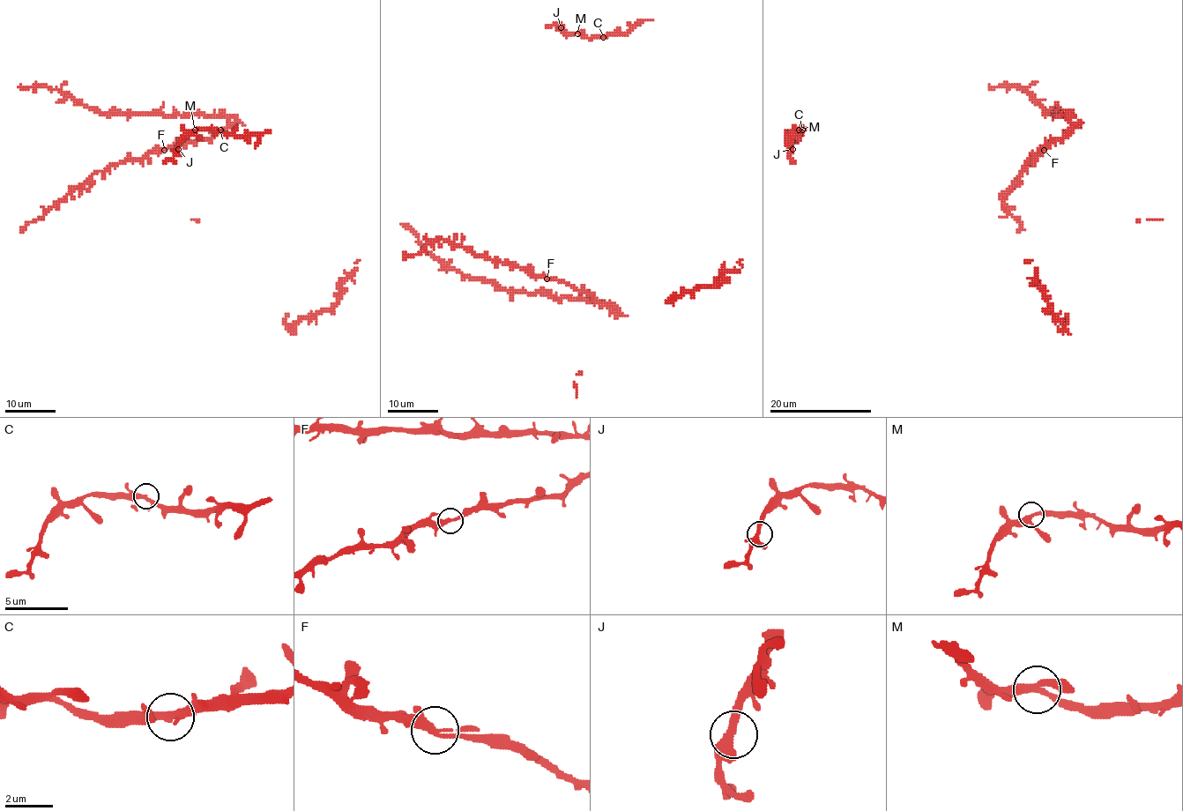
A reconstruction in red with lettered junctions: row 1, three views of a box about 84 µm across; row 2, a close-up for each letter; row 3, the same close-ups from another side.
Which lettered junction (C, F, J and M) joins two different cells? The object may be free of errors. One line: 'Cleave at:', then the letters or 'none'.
Cleave at: none

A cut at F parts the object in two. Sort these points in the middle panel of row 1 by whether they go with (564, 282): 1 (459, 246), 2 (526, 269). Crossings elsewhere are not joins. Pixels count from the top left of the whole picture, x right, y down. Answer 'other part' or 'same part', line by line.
1: other part
2: other part

